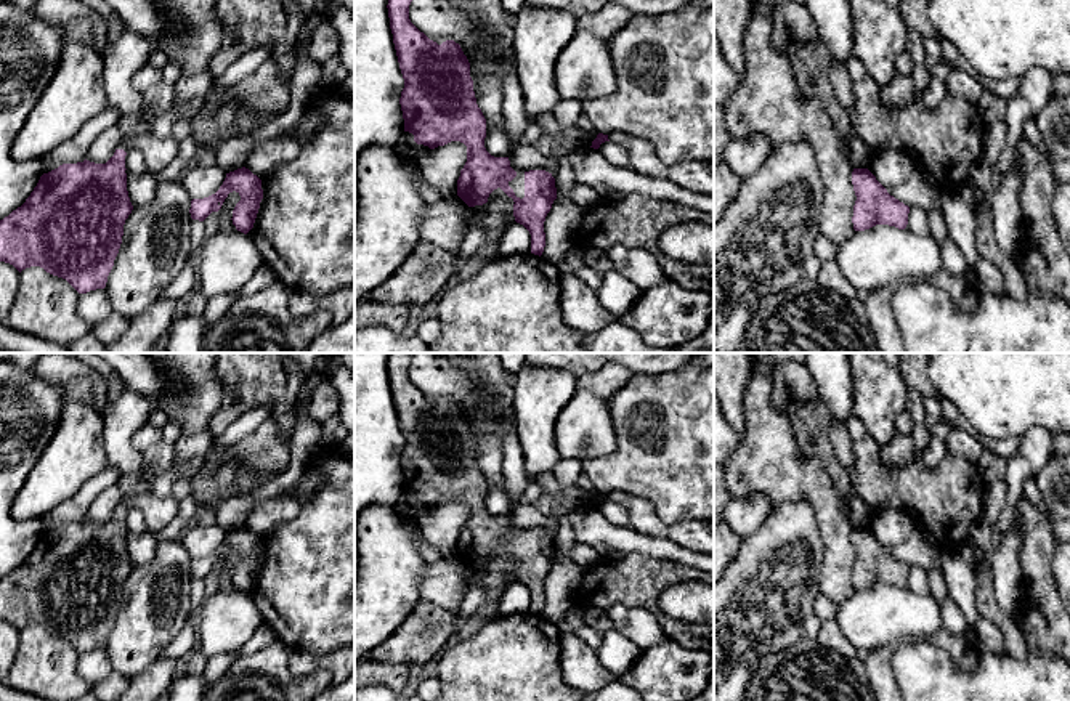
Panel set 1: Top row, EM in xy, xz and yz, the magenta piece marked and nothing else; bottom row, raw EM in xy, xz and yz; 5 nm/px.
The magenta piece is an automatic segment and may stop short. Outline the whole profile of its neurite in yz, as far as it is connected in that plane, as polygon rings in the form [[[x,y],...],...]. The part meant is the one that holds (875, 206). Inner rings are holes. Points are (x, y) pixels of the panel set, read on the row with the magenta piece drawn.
[[[853,168],[852,184],[857,196],[852,217],[855,231],[876,225],[906,228],[910,207],[890,196],[868,168]]]

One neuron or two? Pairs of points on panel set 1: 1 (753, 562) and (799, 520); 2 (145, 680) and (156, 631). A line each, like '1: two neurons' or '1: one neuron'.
1: one neuron
2: two neurons

